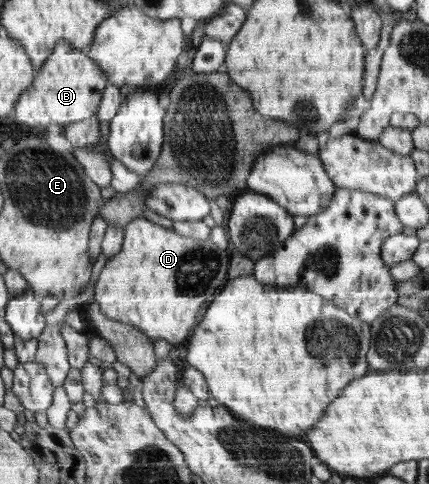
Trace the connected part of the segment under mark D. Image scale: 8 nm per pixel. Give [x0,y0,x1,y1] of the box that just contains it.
[94,216,233,346]

